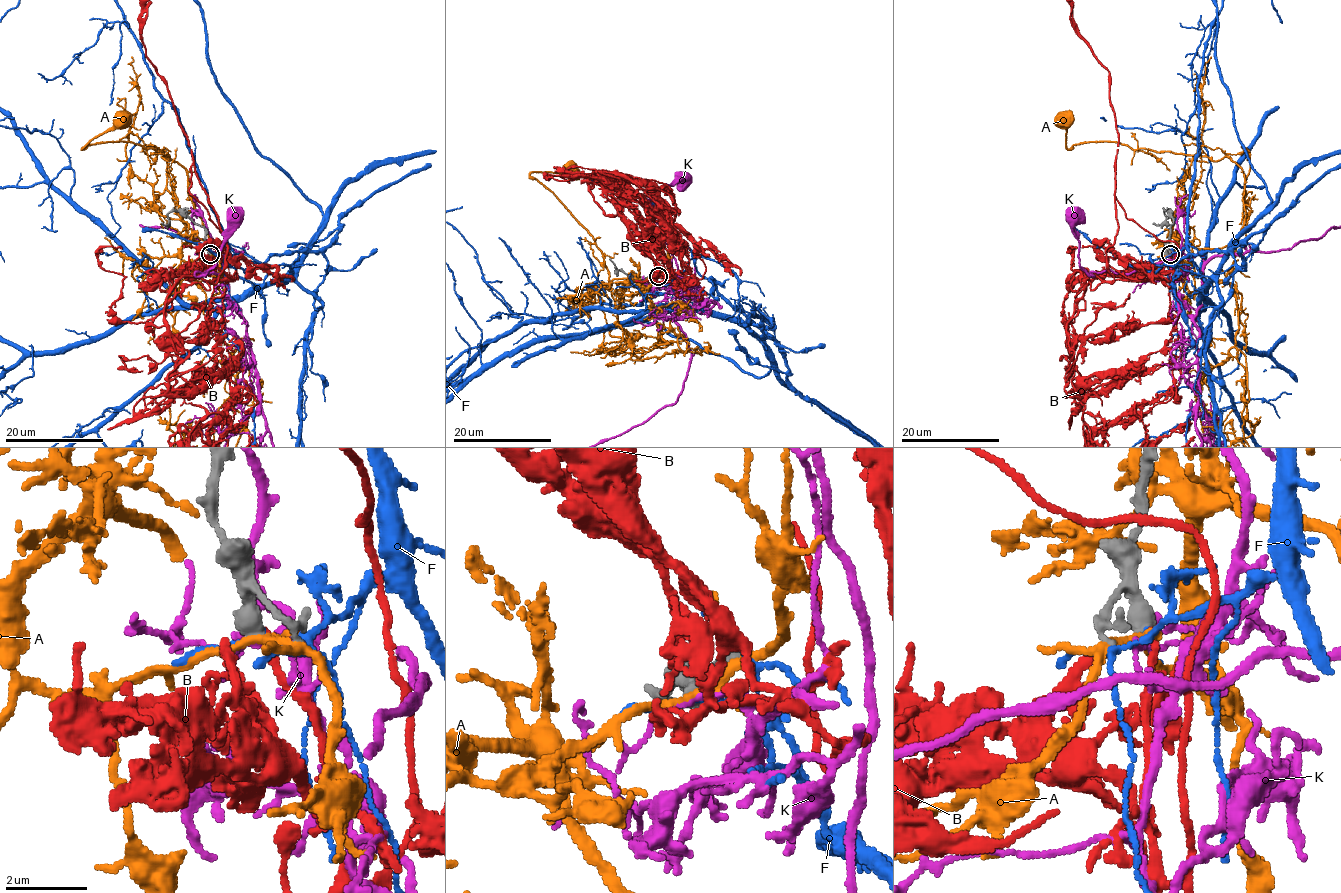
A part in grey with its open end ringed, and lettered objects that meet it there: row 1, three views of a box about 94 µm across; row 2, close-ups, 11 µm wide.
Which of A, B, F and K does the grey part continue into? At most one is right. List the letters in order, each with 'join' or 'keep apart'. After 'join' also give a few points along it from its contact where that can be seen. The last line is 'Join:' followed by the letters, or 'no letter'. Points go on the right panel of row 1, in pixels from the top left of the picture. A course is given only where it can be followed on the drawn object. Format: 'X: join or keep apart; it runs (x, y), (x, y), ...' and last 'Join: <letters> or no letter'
A: keep apart
B: join; it runs (1170, 254), (1172, 285), (1176, 243), (1126, 217), (1114, 194), (1109, 73), (1080, 34)
F: keep apart
K: keep apart
Join: B

